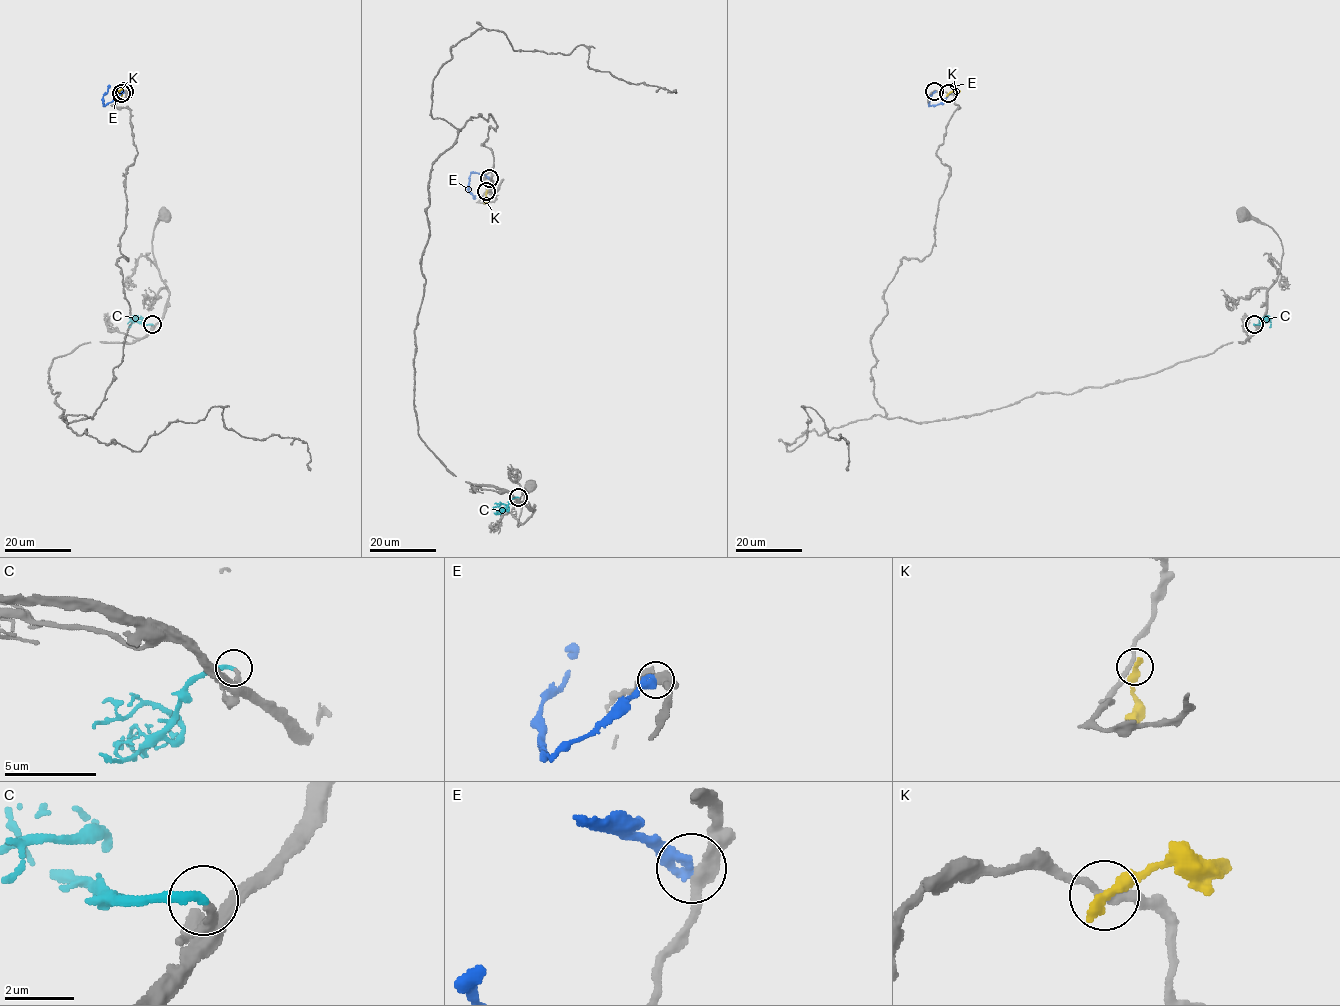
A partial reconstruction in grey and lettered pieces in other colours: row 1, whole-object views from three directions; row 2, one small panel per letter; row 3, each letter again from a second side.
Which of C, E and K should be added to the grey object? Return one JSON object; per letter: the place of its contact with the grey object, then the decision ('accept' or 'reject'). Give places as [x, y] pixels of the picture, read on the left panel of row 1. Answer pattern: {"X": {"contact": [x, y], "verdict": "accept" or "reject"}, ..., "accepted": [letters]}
{"C": {"contact": [152, 324], "verdict": "accept"}, "E": {"contact": [124, 91], "verdict": "reject"}, "K": {"contact": [121, 93], "verdict": "reject"}, "accepted": ["C"]}

